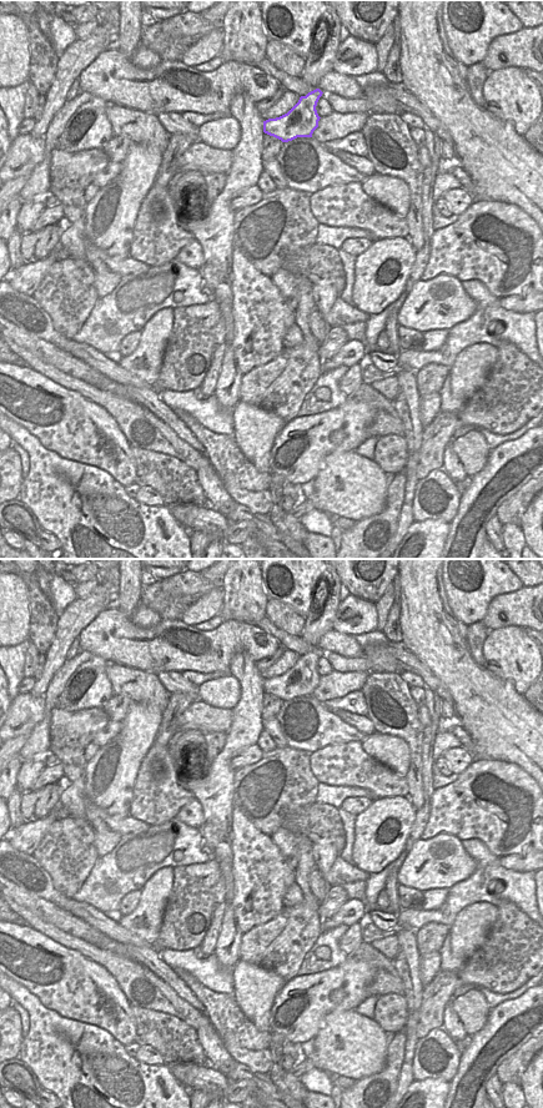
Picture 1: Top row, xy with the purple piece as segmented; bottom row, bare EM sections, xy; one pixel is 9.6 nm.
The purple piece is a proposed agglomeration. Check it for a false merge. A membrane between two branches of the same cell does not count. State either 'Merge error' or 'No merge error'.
No merge error.

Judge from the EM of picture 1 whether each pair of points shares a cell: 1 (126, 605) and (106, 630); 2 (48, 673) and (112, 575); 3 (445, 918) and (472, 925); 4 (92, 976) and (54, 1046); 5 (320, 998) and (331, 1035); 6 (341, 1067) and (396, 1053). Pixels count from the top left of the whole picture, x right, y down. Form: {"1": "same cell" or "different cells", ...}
{"1": "different cells", "2": "different cells", "3": "different cells", "4": "different cells", "5": "different cells", "6": "different cells"}

